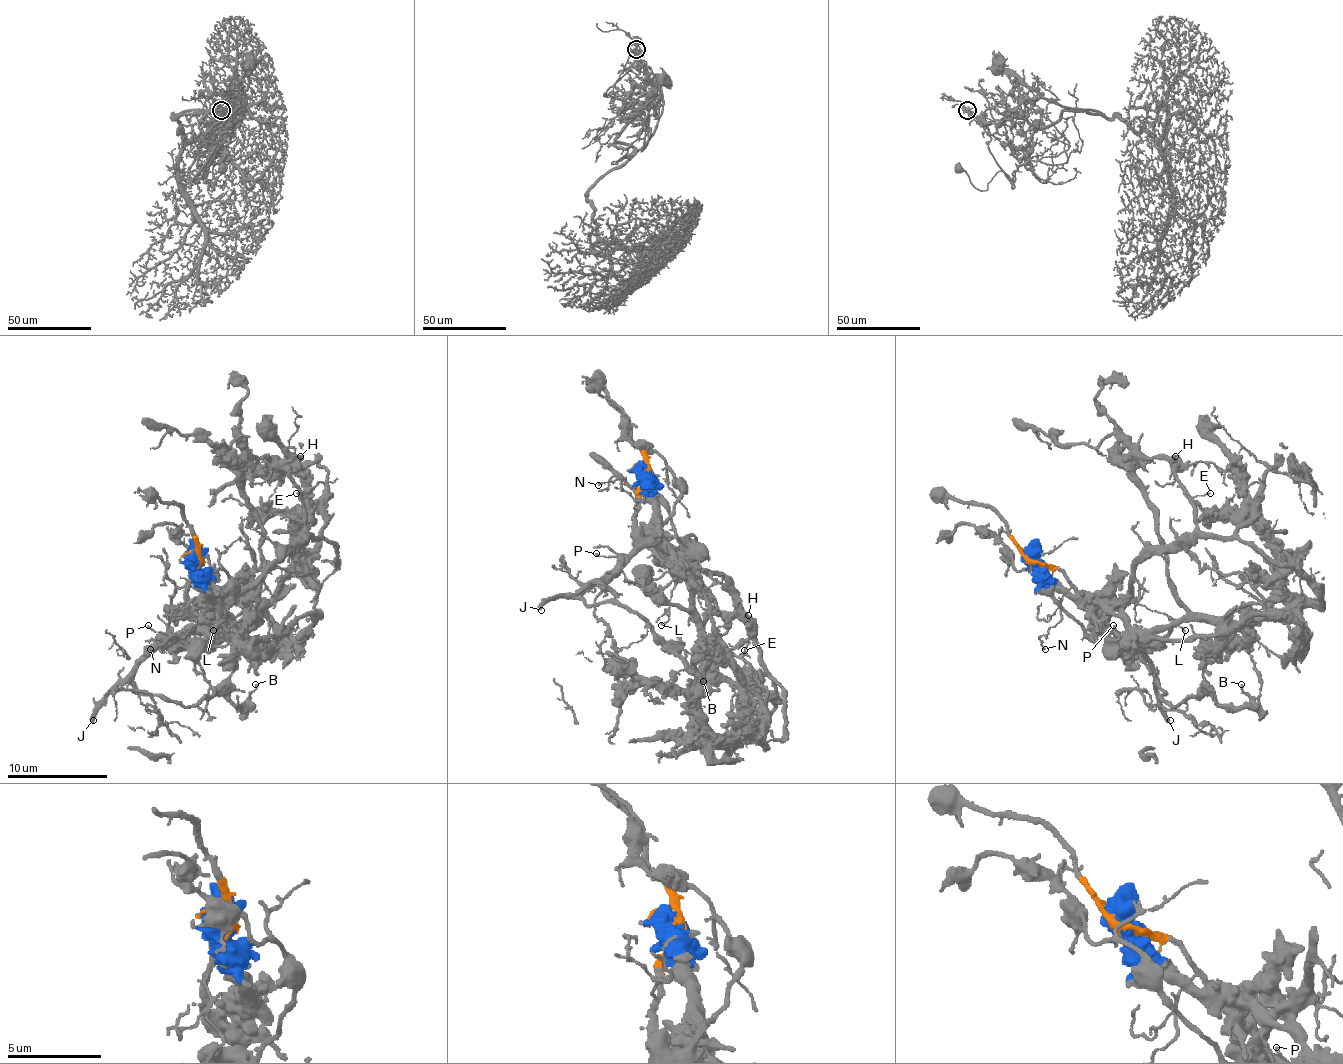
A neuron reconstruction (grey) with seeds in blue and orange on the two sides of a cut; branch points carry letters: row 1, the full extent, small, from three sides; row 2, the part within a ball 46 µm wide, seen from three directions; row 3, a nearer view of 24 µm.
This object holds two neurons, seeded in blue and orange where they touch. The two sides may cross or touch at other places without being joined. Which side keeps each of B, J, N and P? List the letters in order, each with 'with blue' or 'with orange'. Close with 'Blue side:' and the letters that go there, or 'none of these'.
B: with orange
J: with orange
N: with orange
P: with orange
Blue side: none of these

